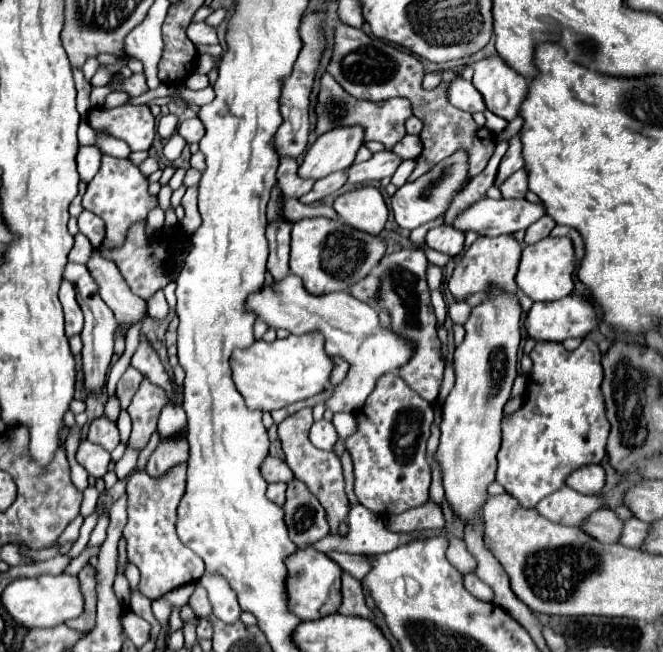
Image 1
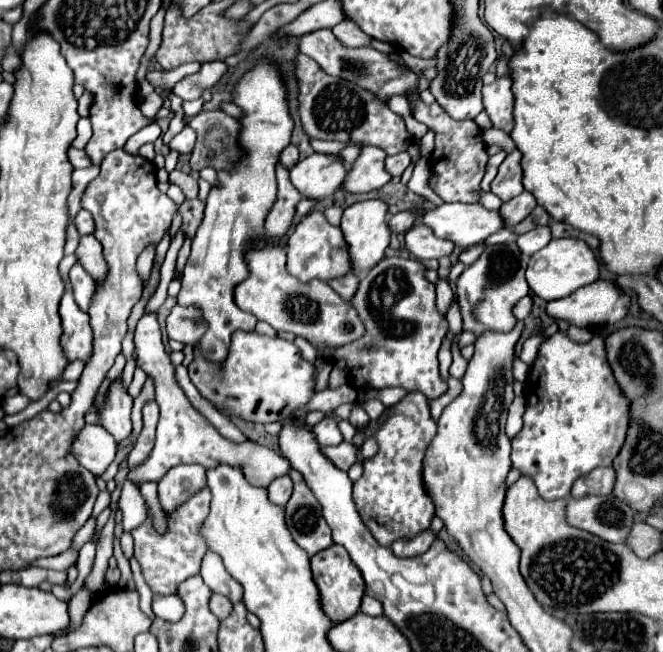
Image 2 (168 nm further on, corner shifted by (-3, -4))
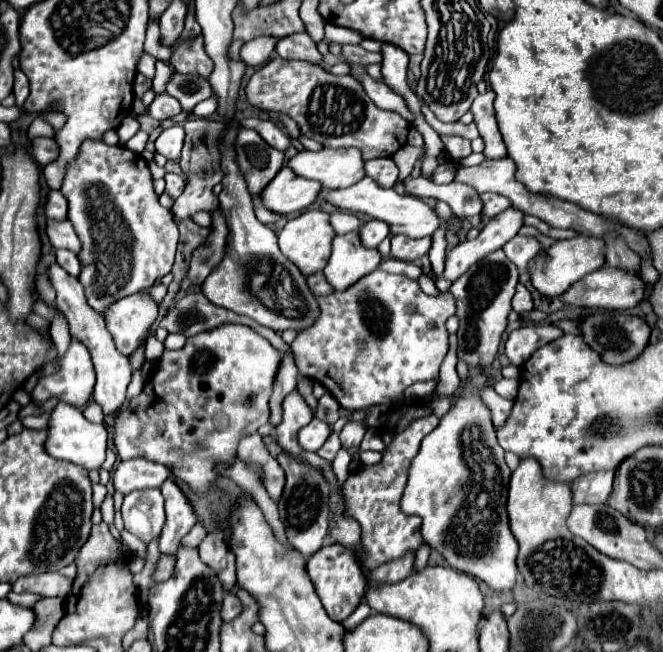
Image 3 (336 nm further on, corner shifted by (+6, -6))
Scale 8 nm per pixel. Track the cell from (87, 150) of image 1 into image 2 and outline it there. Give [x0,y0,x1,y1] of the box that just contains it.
[68,147,92,169]

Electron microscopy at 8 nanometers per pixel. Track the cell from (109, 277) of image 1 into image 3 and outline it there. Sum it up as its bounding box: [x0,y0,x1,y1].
[45,219,79,251]

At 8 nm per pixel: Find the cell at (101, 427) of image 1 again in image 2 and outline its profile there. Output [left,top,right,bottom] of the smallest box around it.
[100,381,132,443]

